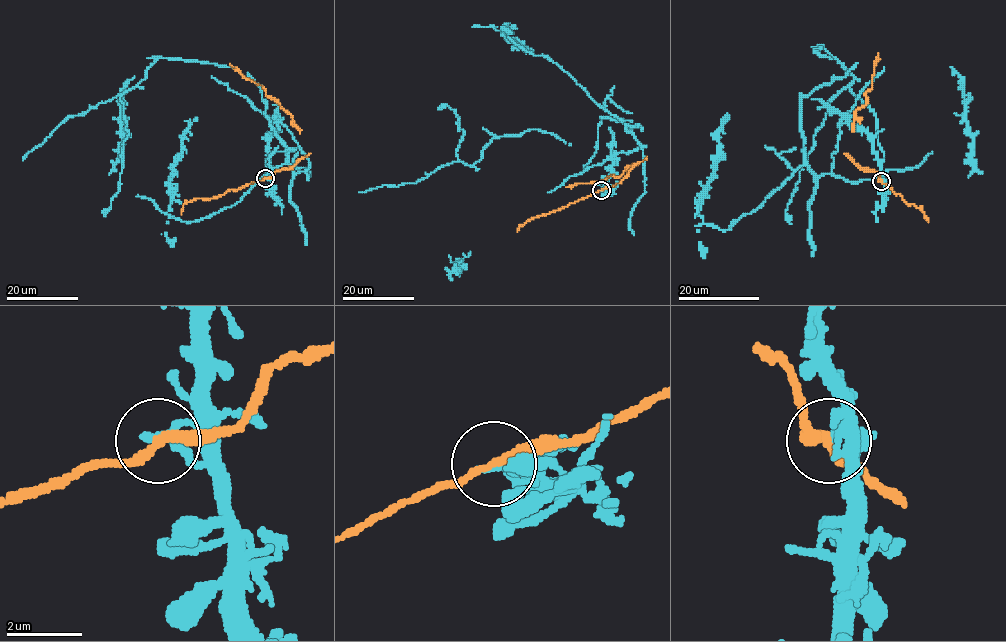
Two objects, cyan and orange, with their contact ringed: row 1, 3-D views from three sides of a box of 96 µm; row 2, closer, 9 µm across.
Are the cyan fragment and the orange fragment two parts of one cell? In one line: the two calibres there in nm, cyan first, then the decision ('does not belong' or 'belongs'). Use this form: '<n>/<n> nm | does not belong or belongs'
200/240 nm | does not belong

